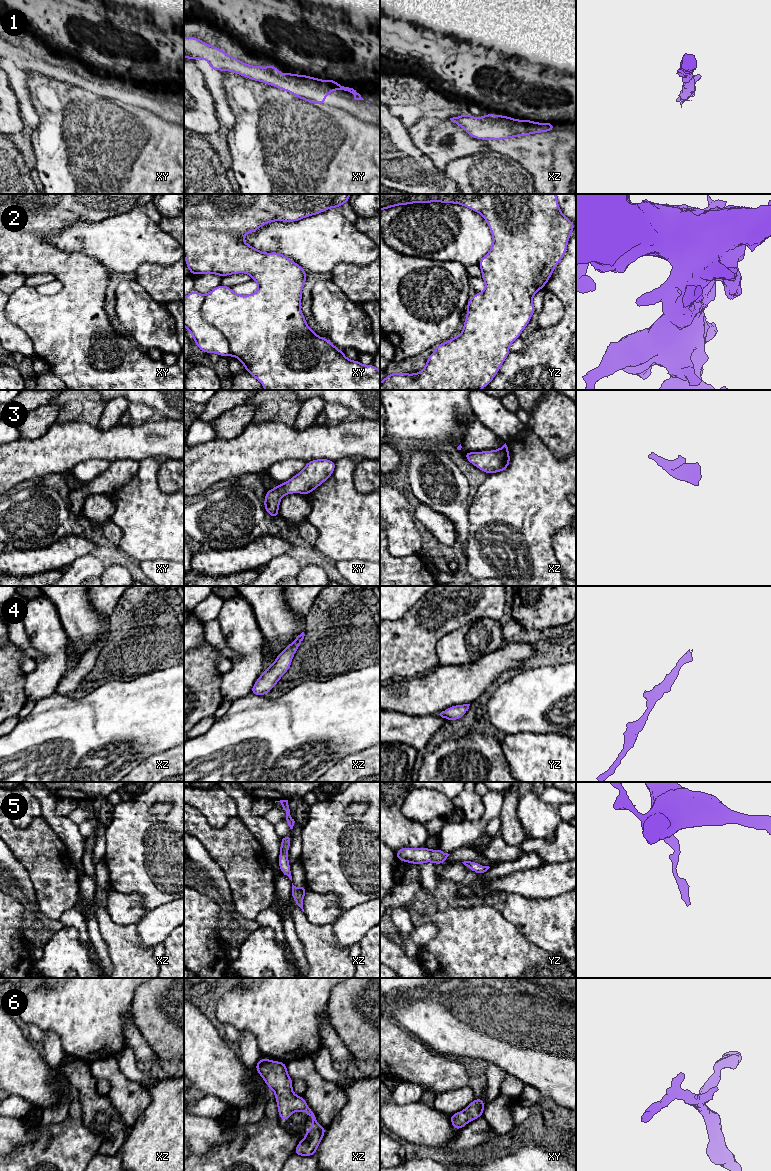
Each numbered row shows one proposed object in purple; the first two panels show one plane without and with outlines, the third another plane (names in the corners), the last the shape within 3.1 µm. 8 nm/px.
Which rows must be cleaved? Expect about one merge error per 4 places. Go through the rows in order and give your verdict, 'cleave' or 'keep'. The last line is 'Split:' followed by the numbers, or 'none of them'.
1: keep
2: keep
3: keep
4: keep
5: keep
6: keep
Split: none of them

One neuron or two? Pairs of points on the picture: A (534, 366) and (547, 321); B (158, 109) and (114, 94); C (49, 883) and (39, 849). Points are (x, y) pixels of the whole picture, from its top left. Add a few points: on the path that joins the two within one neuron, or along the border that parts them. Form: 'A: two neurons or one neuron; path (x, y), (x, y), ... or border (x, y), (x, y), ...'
A: two neurons; border (564, 314), (556, 324), (545, 328), (538, 327)
B: one neuron; path (147, 98), (139, 94), (125, 94)
C: one neuron; path (49, 875), (49, 864), (45, 857)

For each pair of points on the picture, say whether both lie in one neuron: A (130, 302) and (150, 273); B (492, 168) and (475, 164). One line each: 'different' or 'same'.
A: different
B: same

